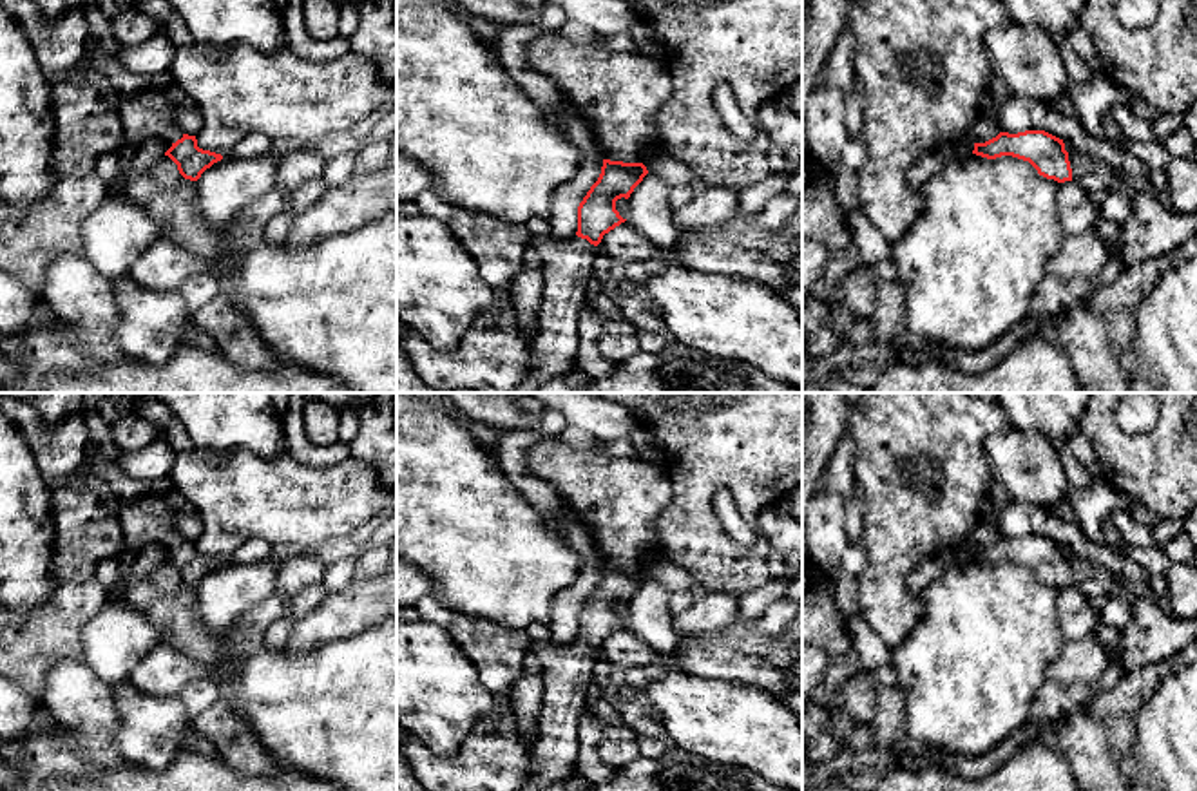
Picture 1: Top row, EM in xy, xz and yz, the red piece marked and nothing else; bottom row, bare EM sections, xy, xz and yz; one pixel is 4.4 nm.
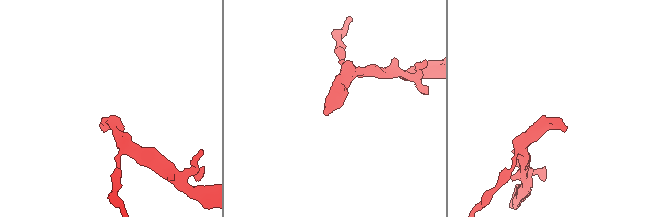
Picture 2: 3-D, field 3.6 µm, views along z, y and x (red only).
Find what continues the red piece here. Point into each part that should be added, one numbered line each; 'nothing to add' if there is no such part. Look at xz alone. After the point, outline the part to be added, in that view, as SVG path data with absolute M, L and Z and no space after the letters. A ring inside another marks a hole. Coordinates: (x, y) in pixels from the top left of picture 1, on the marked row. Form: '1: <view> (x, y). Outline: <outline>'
1: xz (567, 265). Outline: M534 235L531 244L540 253L543 273L540 331L531 342L532 373L514 393L540 393L578 367L578 315L585 304L596 257L596 246L578 235Z

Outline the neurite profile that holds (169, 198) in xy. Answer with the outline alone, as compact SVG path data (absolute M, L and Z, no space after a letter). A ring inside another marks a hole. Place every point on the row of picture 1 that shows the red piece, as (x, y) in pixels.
M109 152L98 157L92 174L103 179L107 197L121 177L120 197L141 206L161 226L163 237L205 259L208 273L215 275L217 266L228 259L232 223L212 228L201 219L196 181L185 179L168 156L139 172L134 161L127 163L121 154Z

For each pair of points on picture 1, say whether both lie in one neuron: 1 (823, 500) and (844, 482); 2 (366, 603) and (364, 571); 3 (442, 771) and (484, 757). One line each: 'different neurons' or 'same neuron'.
1: different neurons
2: different neurons
3: same neuron

